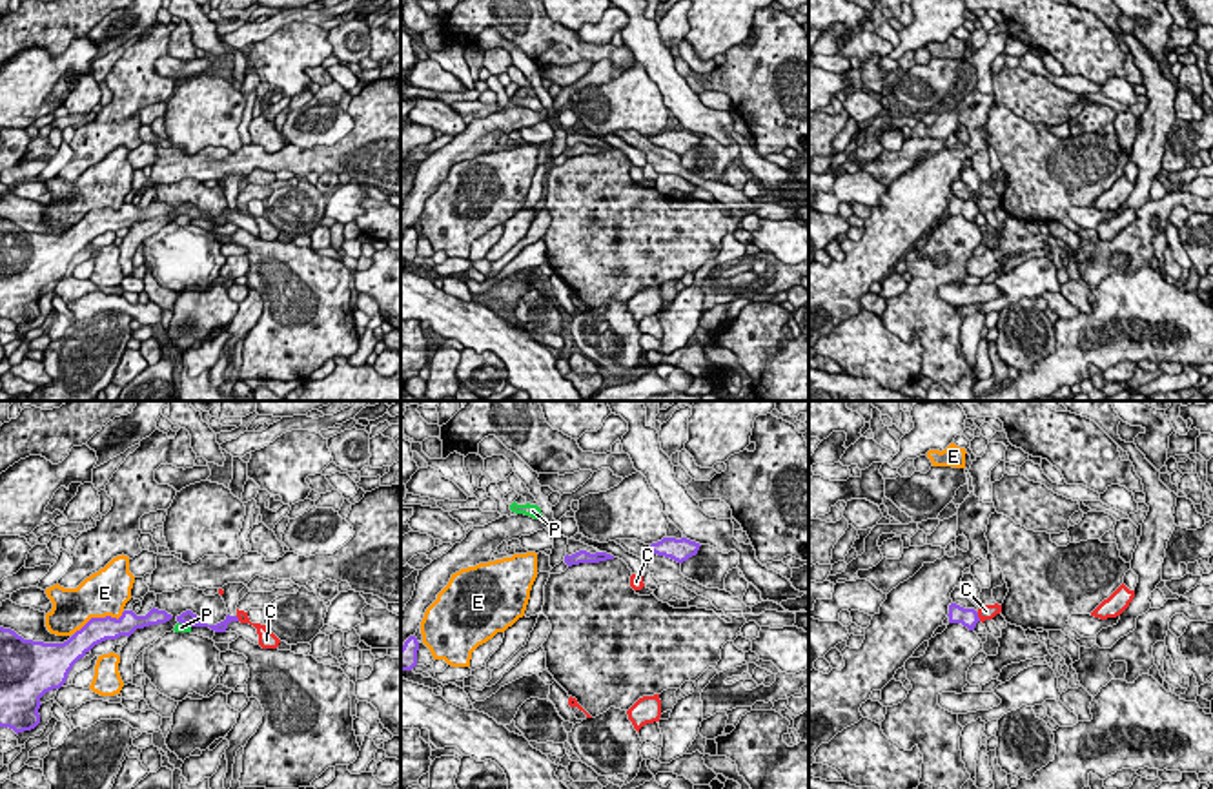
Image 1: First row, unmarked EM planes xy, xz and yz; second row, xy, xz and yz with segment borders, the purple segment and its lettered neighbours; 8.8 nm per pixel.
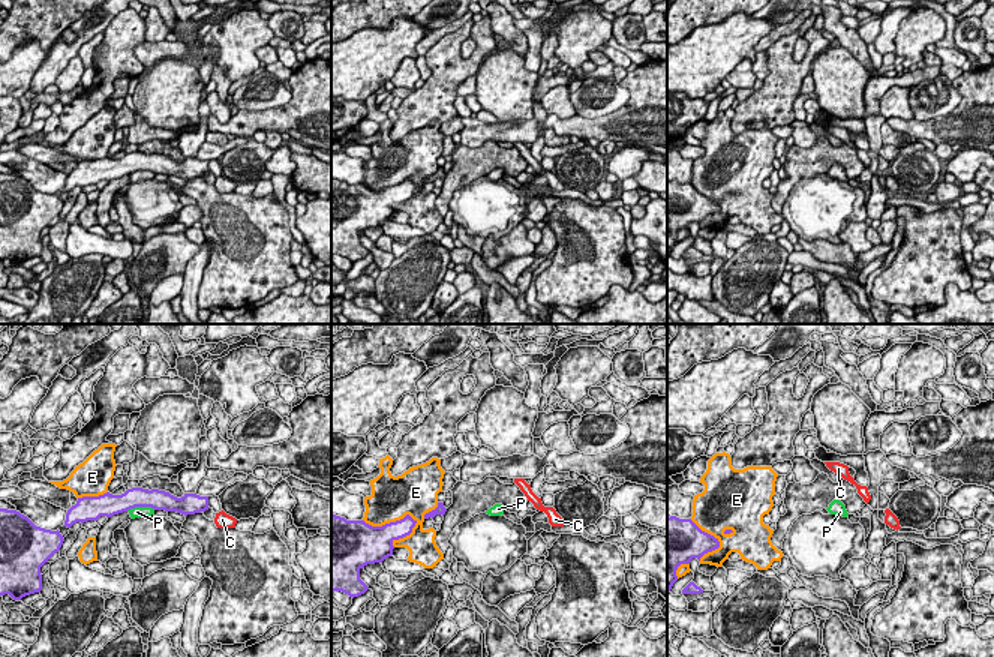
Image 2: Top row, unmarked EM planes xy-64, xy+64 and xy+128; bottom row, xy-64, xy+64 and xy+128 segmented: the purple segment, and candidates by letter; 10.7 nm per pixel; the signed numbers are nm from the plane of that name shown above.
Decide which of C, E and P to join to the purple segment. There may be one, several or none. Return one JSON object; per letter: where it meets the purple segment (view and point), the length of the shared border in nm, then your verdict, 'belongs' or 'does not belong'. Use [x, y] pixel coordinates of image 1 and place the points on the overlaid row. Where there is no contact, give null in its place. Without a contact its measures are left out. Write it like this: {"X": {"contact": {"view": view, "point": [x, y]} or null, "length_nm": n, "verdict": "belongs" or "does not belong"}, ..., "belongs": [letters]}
{"C": {"contact": {"view": "yz", "point": [977, 616]}, "length_nm": 90, "verdict": "does not belong"}, "E": {"contact": {"view": "xy", "point": [99, 618]}, "length_nm": 500, "verdict": "does not belong"}, "P": {"contact": {"view": "xy", "point": [186, 622]}, "length_nm": 130, "verdict": "does not belong"}, "belongs": []}

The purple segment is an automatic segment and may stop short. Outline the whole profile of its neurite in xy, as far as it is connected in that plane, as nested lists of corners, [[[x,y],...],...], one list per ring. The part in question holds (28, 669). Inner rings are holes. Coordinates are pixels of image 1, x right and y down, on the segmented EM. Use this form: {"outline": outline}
{"outline": [[[151,609],[146,616],[124,610],[122,616],[91,618],[64,643],[24,640],[11,629],[0,627],[0,727],[16,734],[40,723],[40,698],[60,689],[73,665],[95,645],[137,629],[169,621],[166,610]]]}

